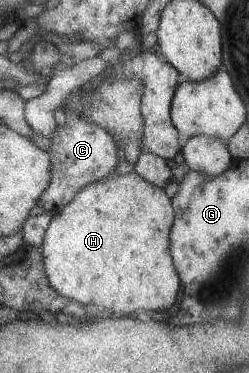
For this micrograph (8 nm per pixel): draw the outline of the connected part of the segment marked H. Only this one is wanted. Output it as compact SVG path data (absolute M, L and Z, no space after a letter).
M132 172L126 175L112 175L103 181L96 181L87 184L82 190L79 190L79 193L66 205L60 209L60 212L54 216L52 222L49 224L49 227L46 229L45 237L41 246L41 255L44 263L44 272L47 274L49 283L52 285L52 288L56 290L57 293L60 293L63 297L72 299L73 301L79 302L82 306L92 306L96 311L96 316L135 316L137 313L142 313L145 311L166 311L175 309L178 303L178 293L180 293L180 277L176 267L173 265L173 258L169 249L169 234L171 231L171 226L174 222L174 209L172 206L172 201L166 195L164 189L158 188L157 186L151 185L147 180L144 180L138 173Z

